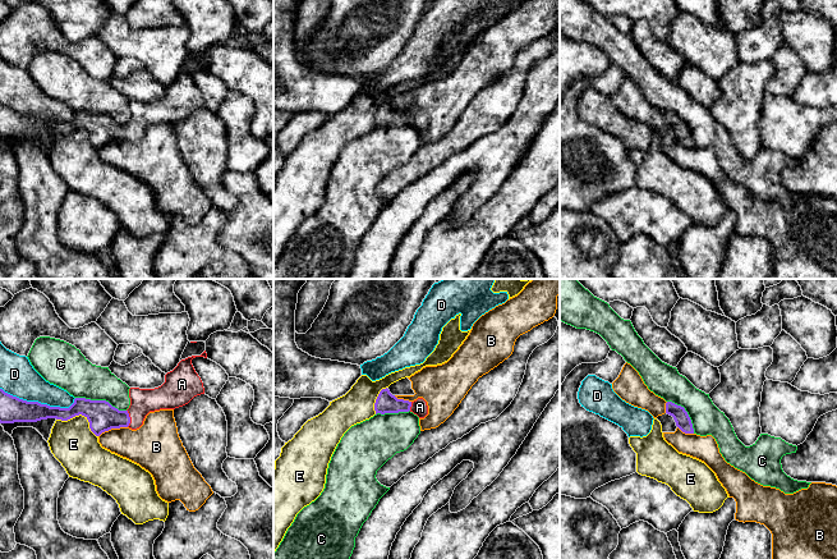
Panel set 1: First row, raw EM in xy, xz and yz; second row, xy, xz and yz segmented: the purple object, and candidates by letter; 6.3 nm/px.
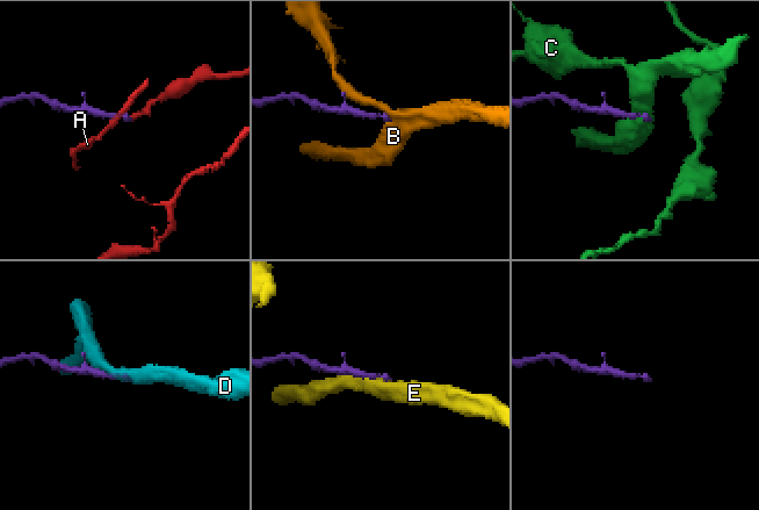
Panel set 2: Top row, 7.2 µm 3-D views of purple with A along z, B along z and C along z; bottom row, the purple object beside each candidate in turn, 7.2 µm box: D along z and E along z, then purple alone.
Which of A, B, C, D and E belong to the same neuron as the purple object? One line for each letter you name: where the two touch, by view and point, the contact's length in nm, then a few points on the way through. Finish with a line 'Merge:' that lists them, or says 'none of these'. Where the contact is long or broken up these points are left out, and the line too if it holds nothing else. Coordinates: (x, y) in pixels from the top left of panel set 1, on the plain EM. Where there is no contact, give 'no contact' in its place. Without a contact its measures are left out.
A: contact xy (129, 132); length 110 nm; way xy (101, 128), (113, 132), (129, 132), (139, 122), (142, 114)
Merge: A

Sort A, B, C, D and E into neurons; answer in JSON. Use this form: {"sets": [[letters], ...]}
{"sets": [["A"], ["B"], ["C"], ["D"], ["E"]]}

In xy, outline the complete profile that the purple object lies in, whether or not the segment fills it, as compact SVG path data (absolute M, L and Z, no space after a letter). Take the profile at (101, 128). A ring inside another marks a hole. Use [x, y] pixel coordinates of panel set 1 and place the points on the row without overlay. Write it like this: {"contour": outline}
{"contour": "M204 64L201 69L192 69L181 73L173 84L165 88L165 96L158 101L130 101L130 119L127 124L119 124L106 114L91 114L86 111L75 111L74 116L69 122L50 120L38 115L19 113L0 102L0 137L37 136L47 132L68 134L82 128L88 133L89 142L96 150L100 150L102 146L111 142L129 141L132 143L137 143L143 138L143 134L150 125L175 123L188 118L194 110L204 107L203 96L192 78L192 73L196 70L207 72L207 67Z"}

